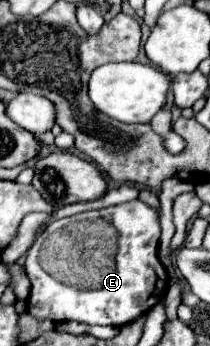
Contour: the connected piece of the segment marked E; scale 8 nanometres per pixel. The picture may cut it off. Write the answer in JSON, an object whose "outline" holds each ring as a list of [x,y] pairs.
{"outline":[[[140,198],[52,222],[28,250],[26,276],[32,282],[32,290],[26,300],[28,312],[42,320],[50,318],[52,322],[76,320],[86,324],[118,326],[118,328],[136,320],[138,316],[154,308],[158,302],[162,302],[168,288],[168,272],[158,258],[158,242],[160,242],[158,210],[148,206]]]}

